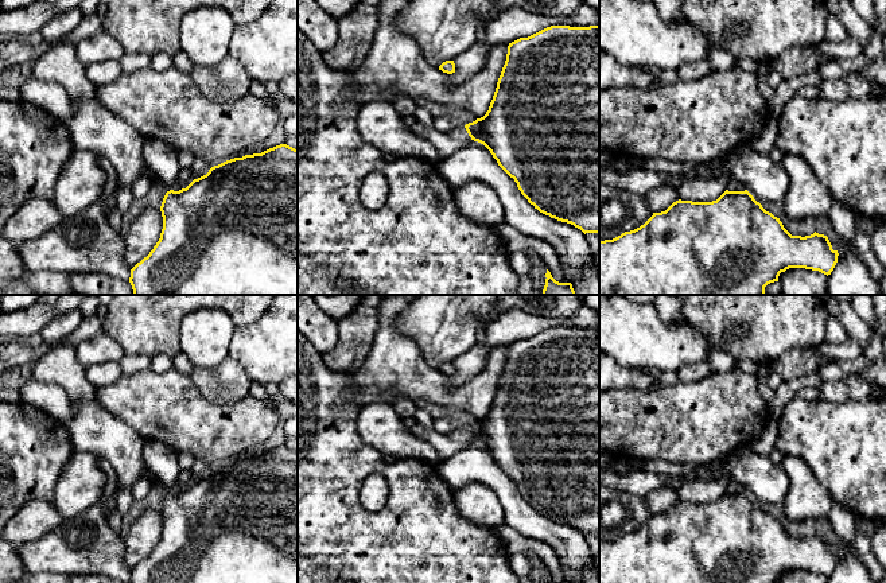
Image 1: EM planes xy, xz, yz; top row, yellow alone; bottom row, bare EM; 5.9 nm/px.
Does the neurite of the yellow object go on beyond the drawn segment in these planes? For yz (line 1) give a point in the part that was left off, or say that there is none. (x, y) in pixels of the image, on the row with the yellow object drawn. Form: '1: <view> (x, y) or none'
1: none

